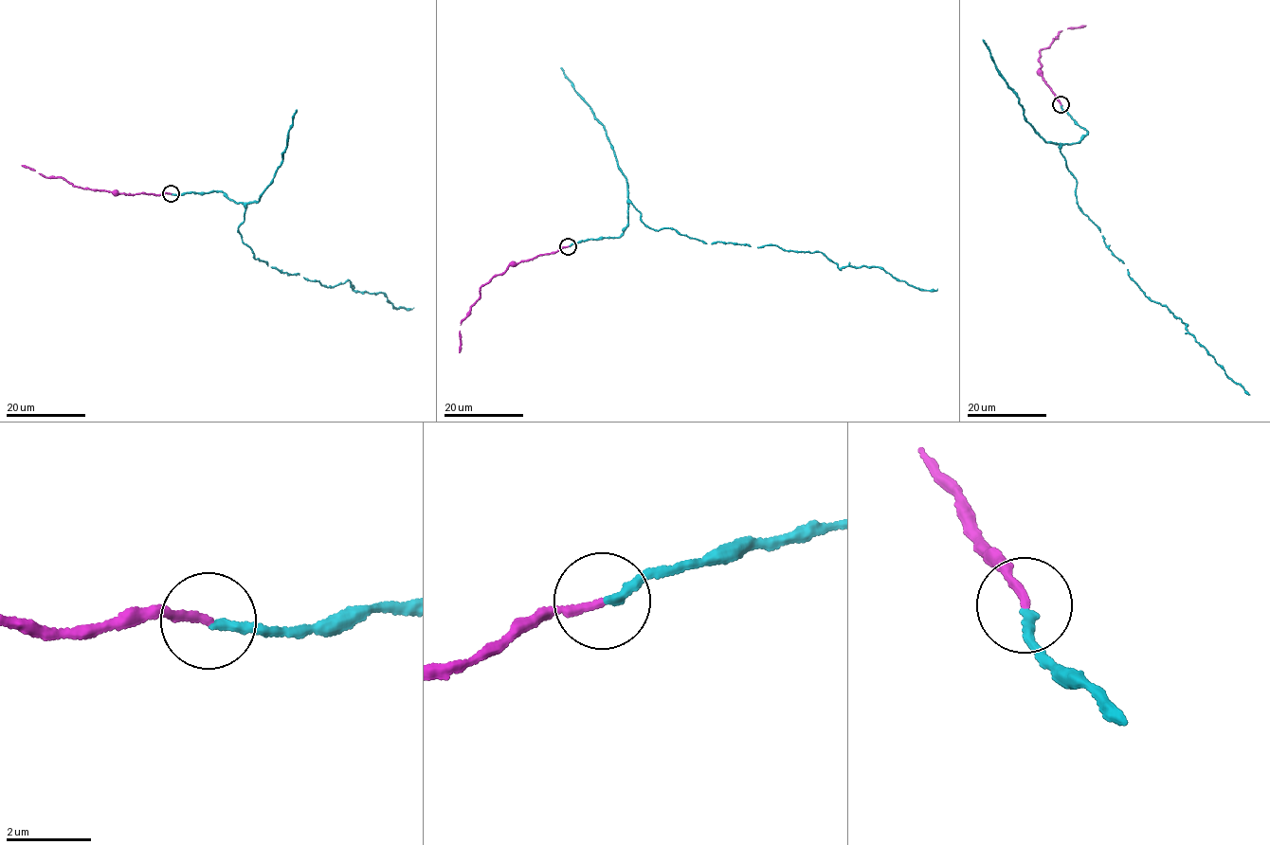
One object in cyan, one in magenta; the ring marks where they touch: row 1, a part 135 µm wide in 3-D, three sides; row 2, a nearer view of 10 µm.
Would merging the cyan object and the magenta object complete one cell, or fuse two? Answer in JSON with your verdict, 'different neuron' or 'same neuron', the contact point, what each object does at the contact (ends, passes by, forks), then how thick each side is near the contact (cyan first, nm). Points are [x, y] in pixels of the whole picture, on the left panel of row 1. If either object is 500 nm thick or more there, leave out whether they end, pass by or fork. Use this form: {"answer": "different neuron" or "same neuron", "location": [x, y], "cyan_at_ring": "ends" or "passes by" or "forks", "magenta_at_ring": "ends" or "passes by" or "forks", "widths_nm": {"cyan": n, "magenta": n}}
{"answer": "same neuron", "location": [171, 193], "cyan_at_ring": "ends", "magenta_at_ring": "ends", "widths_nm": {"cyan": 200, "magenta": 200}}

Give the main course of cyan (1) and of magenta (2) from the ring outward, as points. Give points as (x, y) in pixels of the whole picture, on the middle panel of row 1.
1: (568, 246), (618, 237), (630, 203), (658, 231), (818, 251), (839, 267), (879, 267), (937, 289)
2: (568, 246), (513, 264), (480, 288), (480, 298), (461, 324), (459, 352)

